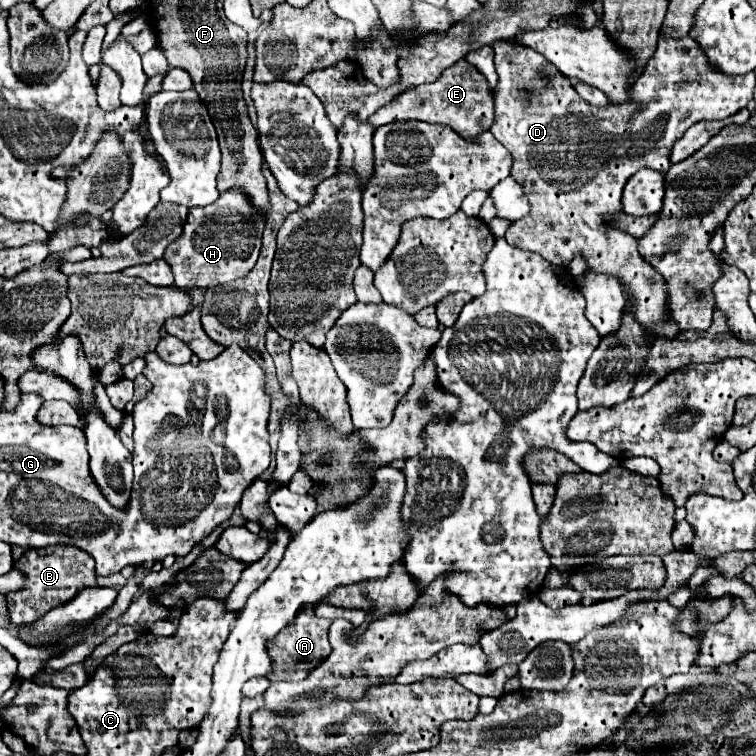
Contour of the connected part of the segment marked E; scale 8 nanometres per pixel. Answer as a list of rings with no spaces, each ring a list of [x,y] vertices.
[[[459,60],[451,68],[447,68],[433,84],[421,84],[417,88],[405,90],[395,100],[379,108],[373,116],[369,116],[369,124],[373,128],[397,122],[397,120],[423,120],[433,124],[445,124],[457,130],[463,138],[471,140],[479,132],[489,130],[493,124],[493,96],[489,92],[487,80],[473,68],[467,60]]]

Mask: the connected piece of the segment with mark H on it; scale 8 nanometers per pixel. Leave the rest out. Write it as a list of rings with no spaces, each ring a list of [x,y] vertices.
[[[235,188],[223,192],[205,208],[191,208],[185,228],[165,250],[165,260],[175,274],[179,288],[213,288],[247,276],[259,256],[265,216],[251,208],[247,198]]]

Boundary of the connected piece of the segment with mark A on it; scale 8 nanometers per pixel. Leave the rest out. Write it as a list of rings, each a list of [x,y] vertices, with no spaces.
[[[307,604],[305,612],[299,612],[297,618],[295,618],[295,624],[293,626],[287,626],[283,628],[273,640],[269,640],[269,654],[273,656],[273,672],[267,676],[269,680],[279,672],[287,672],[289,674],[295,674],[299,680],[305,678],[317,664],[321,664],[329,652],[331,652],[331,646],[329,646],[329,640],[327,640],[327,630],[331,626],[331,620],[325,620],[325,618],[319,618],[315,616],[313,612],[313,606]]]

